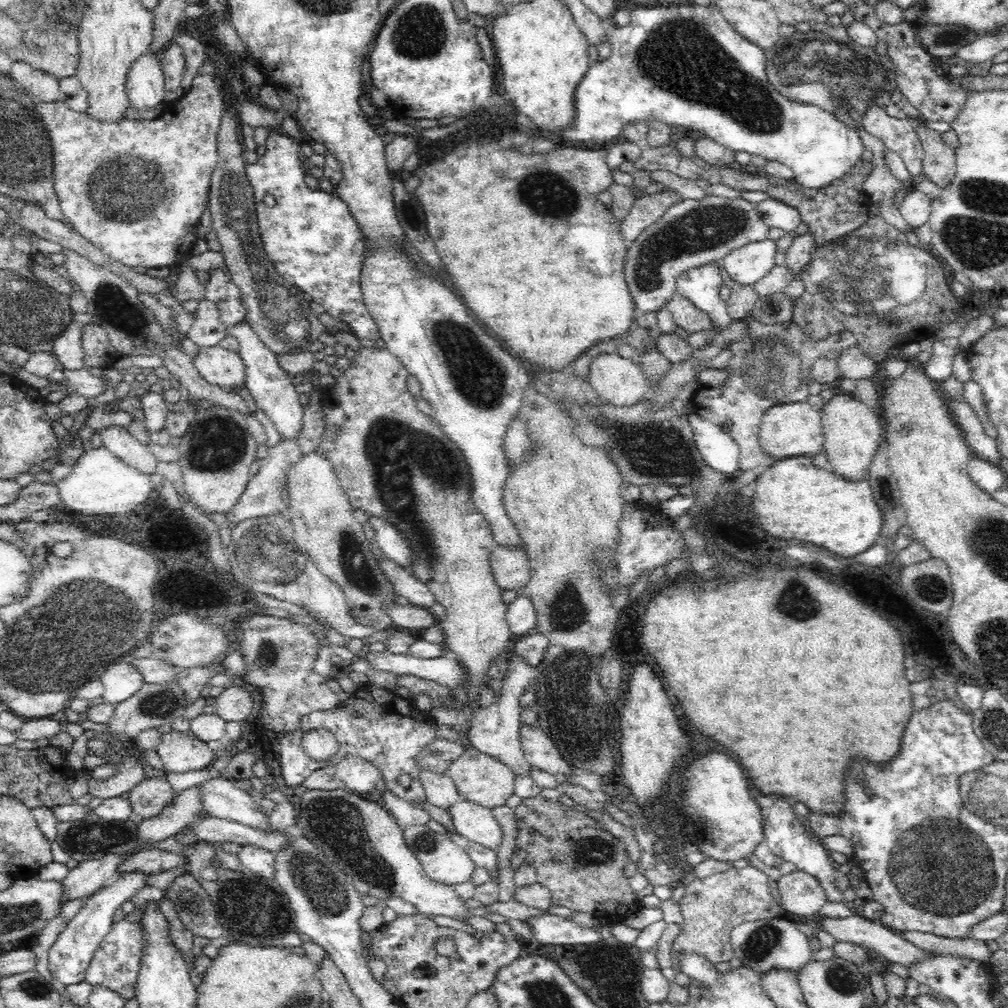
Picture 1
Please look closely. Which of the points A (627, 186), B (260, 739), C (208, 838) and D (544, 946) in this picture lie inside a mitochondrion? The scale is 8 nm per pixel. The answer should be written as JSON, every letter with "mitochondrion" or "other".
{"A":"other","B":"other","C":"other","D":"other"}

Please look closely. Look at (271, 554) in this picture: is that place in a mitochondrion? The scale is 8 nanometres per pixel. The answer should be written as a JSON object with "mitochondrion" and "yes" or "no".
{"mitochondrion":"yes"}

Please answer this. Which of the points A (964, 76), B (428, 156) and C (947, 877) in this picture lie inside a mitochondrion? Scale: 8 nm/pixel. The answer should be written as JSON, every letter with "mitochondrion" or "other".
{"A":"other","B":"other","C":"mitochondrion"}

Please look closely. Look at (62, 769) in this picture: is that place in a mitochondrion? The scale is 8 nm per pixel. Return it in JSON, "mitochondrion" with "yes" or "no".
{"mitochondrion":"no"}

